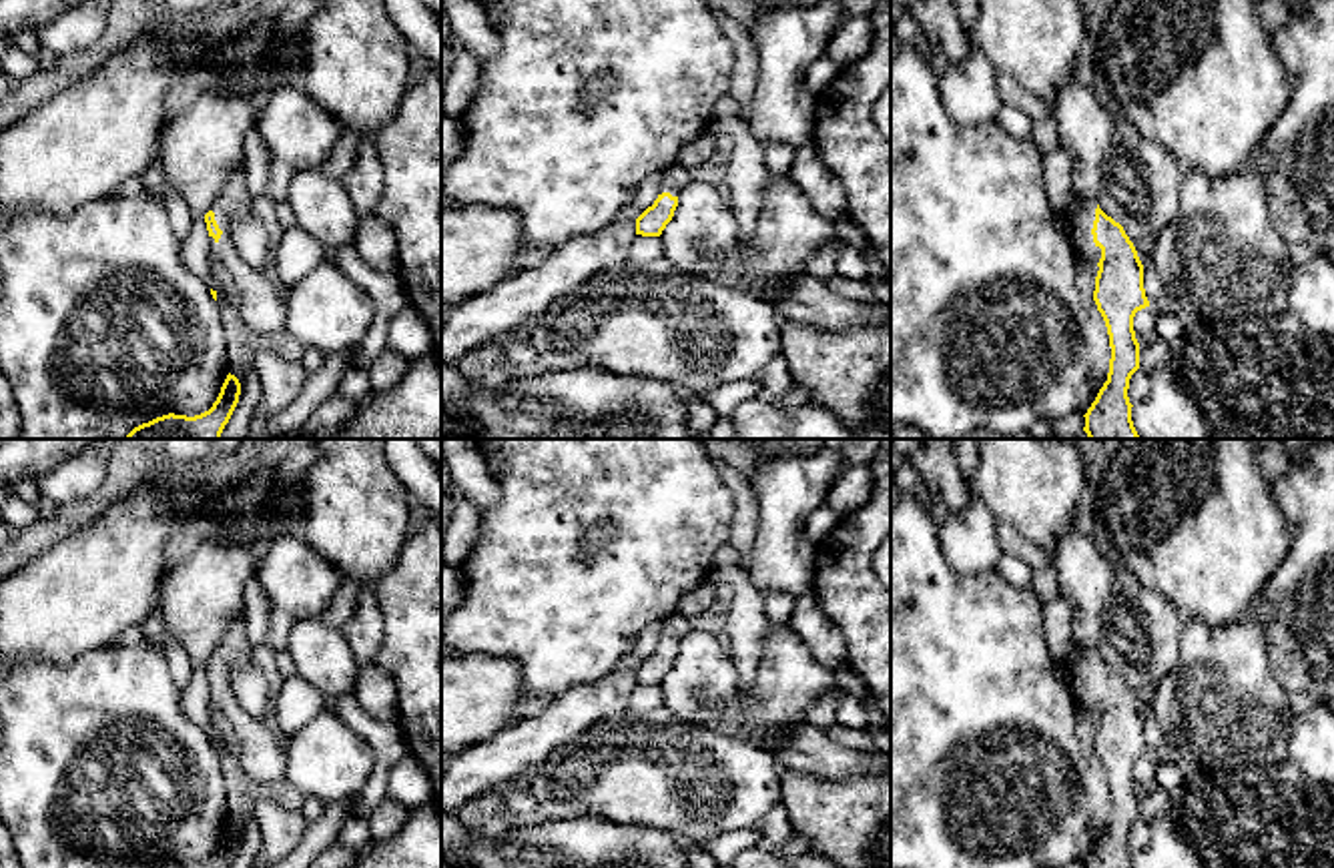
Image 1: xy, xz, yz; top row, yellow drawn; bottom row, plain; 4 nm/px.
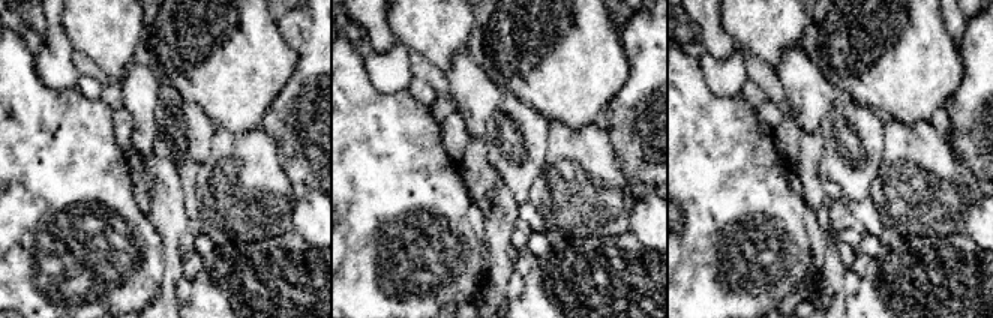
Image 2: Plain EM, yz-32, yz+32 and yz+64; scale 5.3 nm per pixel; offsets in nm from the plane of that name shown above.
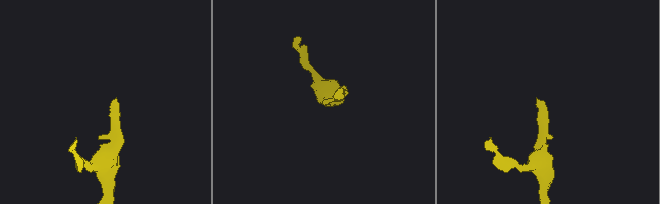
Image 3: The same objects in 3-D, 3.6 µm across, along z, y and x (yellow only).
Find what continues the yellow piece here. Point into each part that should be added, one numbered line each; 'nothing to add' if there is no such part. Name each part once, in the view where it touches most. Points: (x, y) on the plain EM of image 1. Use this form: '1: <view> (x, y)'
1: yz (1082, 664)

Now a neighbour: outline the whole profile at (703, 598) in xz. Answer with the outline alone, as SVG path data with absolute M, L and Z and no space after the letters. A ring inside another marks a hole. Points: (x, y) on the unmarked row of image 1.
M706 579L702 585L694 587L686 597L678 603L678 613L684 617L694 617L698 613L708 611L716 603L714 583Z

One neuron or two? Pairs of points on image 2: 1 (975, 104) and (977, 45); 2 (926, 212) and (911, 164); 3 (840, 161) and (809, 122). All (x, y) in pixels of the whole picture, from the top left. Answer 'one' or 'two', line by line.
1: one
2: one
3: two

